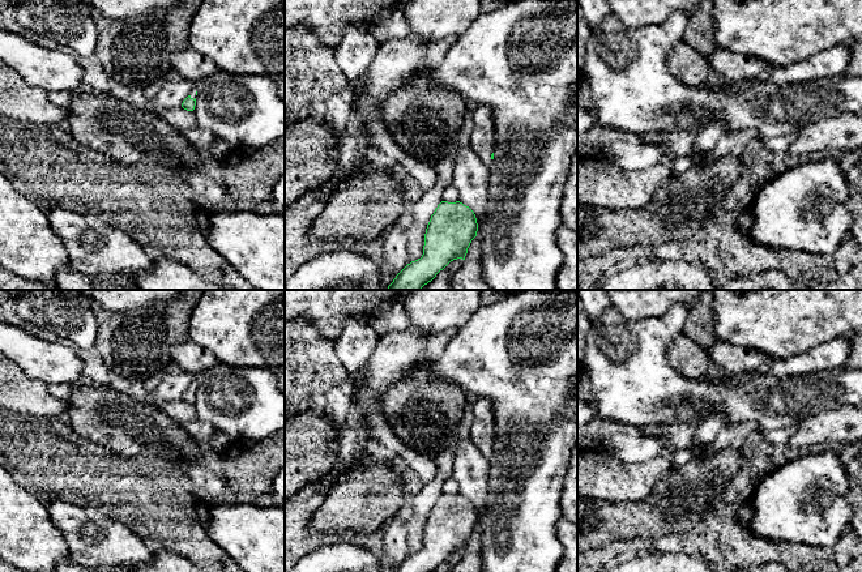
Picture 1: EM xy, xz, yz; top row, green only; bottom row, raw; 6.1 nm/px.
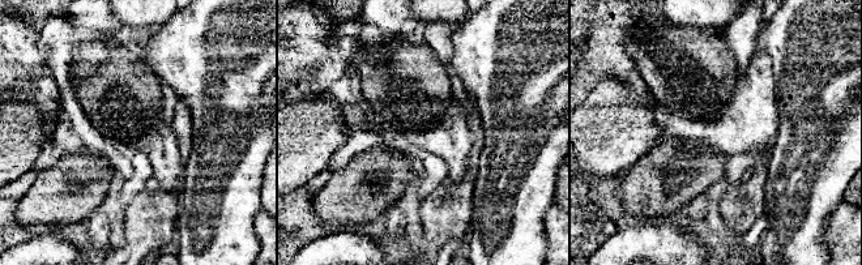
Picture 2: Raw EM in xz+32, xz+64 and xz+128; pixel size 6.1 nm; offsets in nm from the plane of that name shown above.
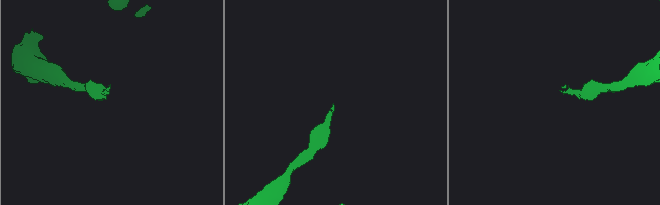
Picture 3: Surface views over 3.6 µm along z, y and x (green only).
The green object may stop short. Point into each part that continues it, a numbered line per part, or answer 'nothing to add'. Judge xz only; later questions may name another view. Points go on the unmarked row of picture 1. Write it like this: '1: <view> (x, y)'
1: xz (483, 425)

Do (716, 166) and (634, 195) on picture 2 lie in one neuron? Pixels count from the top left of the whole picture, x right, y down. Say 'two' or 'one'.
one

